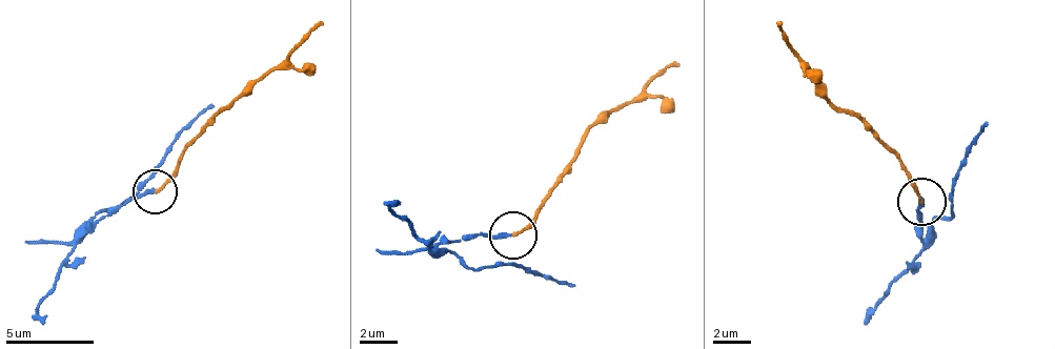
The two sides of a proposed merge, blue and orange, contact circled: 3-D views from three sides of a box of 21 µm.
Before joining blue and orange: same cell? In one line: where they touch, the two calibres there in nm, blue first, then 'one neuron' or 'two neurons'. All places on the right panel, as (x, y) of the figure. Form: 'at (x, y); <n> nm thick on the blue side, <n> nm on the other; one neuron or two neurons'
at (921, 202); 200 nm thick on the blue side, 140 nm on the other; two neurons

